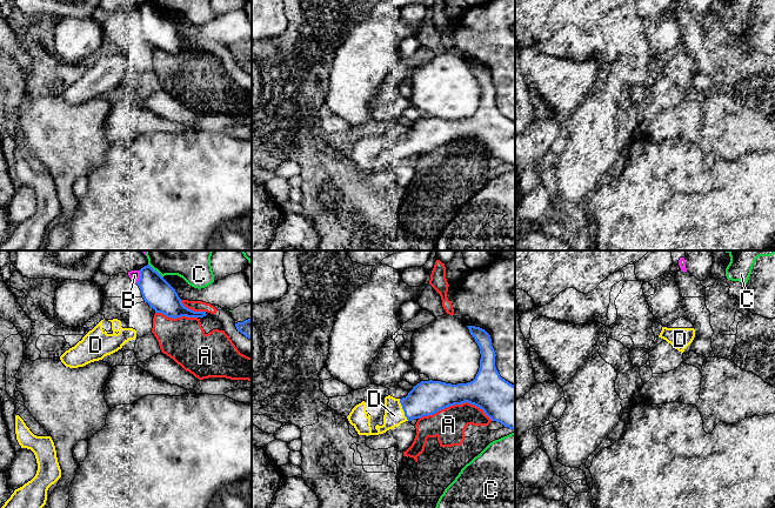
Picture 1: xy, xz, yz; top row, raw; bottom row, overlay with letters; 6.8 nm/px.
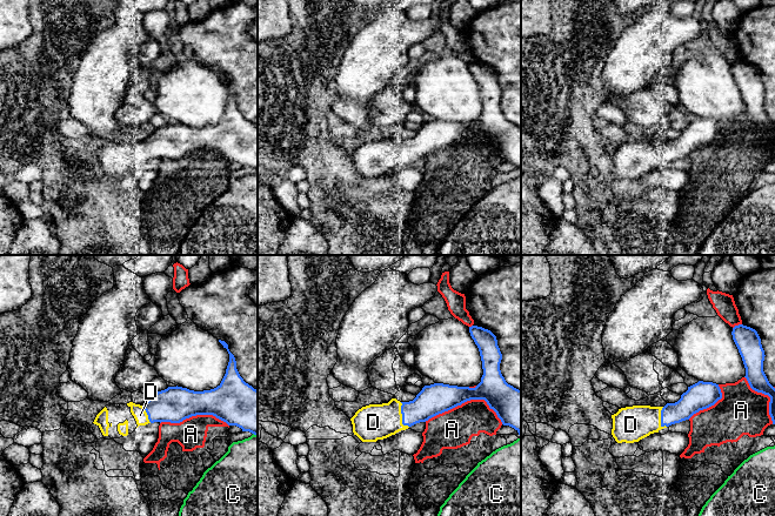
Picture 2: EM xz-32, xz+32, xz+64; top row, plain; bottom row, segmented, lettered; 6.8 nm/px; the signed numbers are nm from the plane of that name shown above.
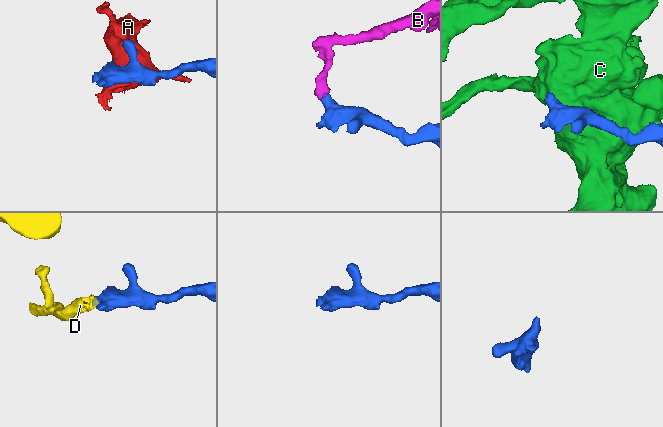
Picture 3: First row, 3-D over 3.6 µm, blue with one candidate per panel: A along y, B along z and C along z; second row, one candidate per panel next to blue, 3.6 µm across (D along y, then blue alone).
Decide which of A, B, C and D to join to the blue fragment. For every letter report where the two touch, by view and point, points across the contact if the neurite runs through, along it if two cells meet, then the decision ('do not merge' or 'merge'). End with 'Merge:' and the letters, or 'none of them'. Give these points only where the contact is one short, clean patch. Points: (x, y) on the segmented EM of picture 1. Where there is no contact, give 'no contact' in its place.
A: contact xz (455, 403); do not merge
B: contact xy (140, 276); do not merge
C: contact xy (155, 271); do not merge
D: contact xz (402, 408); merge
Merge: D

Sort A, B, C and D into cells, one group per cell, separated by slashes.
A / B / C / D

